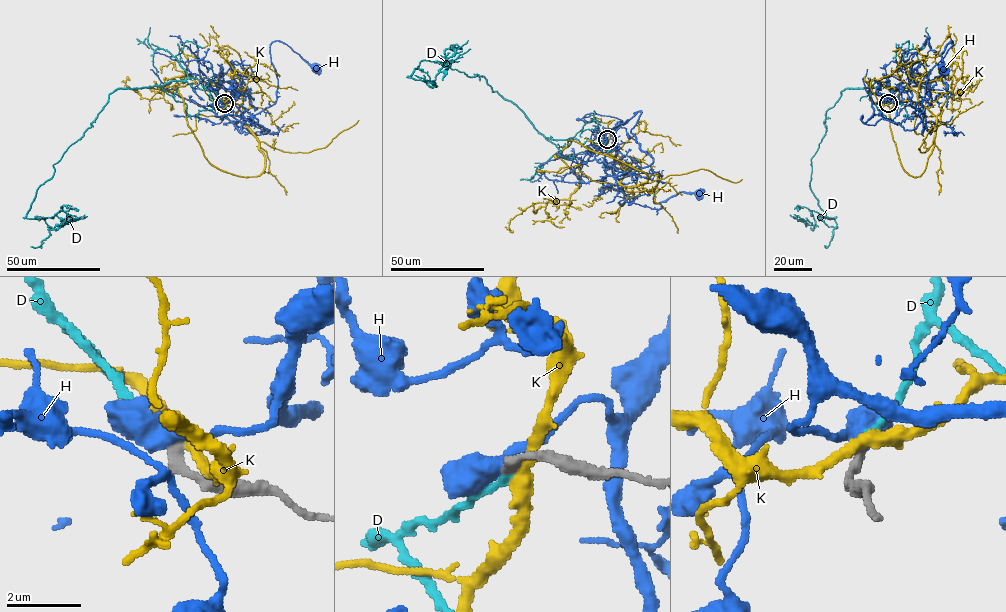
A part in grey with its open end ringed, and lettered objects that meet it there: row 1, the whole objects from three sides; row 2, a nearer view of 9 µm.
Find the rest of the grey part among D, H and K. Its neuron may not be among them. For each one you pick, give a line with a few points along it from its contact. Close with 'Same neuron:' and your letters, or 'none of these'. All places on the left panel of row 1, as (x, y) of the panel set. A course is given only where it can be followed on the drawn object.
D: via (224, 103), (185, 81), (111, 92), (53, 164), (26, 217), (64, 211), (63, 225), (85, 214)
Same neuron: D

